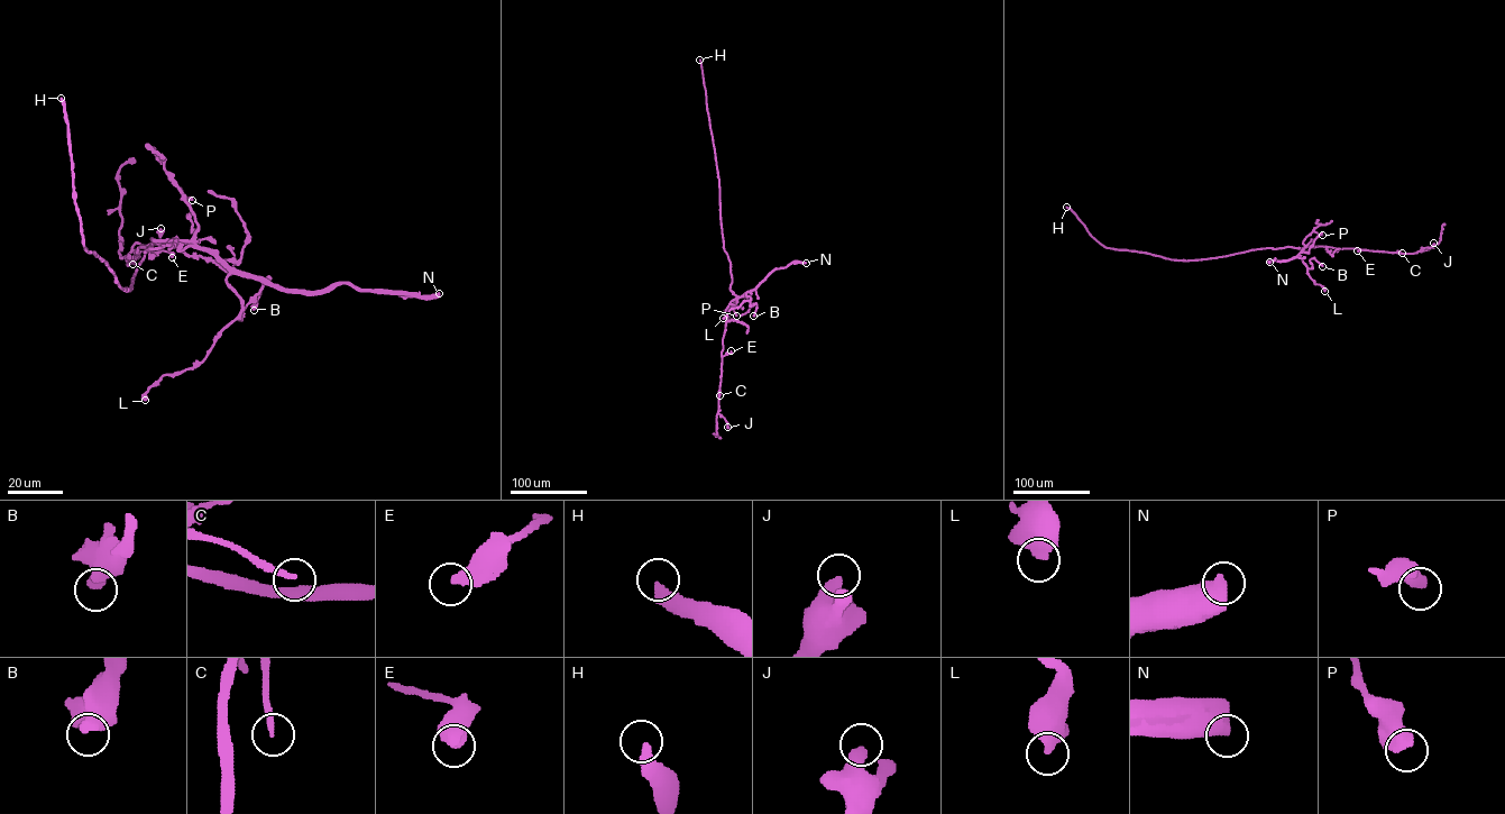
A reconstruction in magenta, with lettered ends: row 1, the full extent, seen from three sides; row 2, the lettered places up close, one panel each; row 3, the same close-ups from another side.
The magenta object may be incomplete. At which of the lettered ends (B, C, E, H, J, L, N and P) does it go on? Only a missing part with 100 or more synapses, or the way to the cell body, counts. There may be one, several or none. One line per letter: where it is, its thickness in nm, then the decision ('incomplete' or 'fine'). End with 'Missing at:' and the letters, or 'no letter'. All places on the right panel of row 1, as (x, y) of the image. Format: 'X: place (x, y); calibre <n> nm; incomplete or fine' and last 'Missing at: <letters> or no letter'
B: place (1322, 266); calibre 440 nm; fine
C: place (1402, 253); calibre 190 nm; fine
E: place (1357, 250); calibre 480 nm; fine
H: place (1066, 207); calibre 360 nm; incomplete
J: place (1433, 243); calibre 500 nm; fine
L: place (1324, 291); calibre 550 nm; fine
N: place (1269, 262); calibre 700 nm; fine
P: place (1322, 235); calibre 550 nm; fine
Missing at: H

